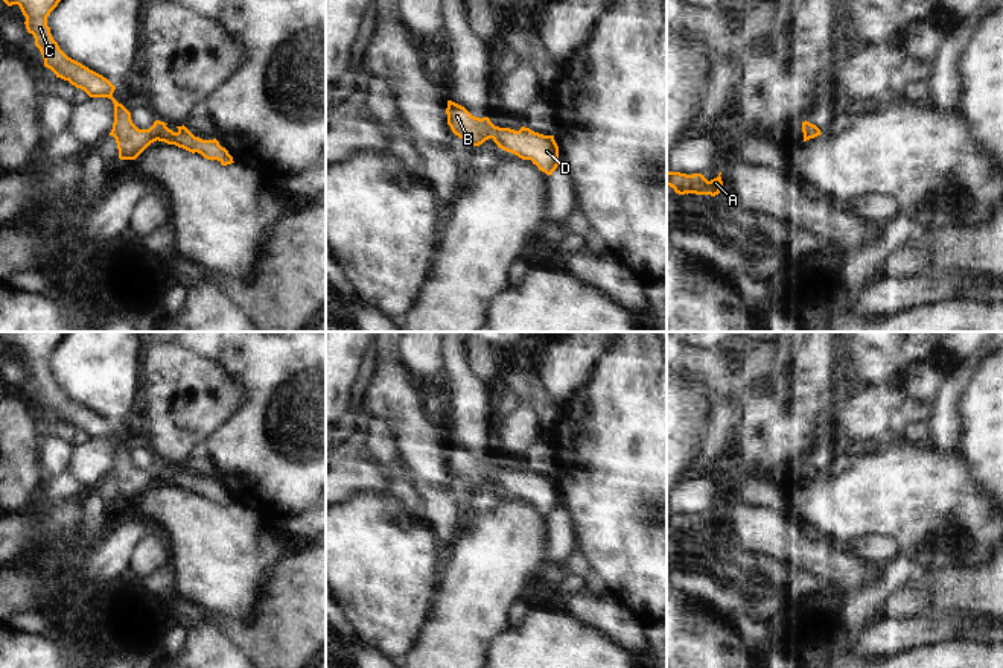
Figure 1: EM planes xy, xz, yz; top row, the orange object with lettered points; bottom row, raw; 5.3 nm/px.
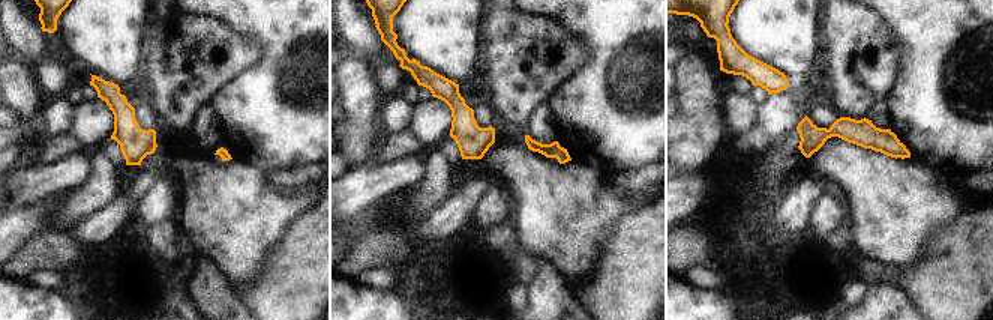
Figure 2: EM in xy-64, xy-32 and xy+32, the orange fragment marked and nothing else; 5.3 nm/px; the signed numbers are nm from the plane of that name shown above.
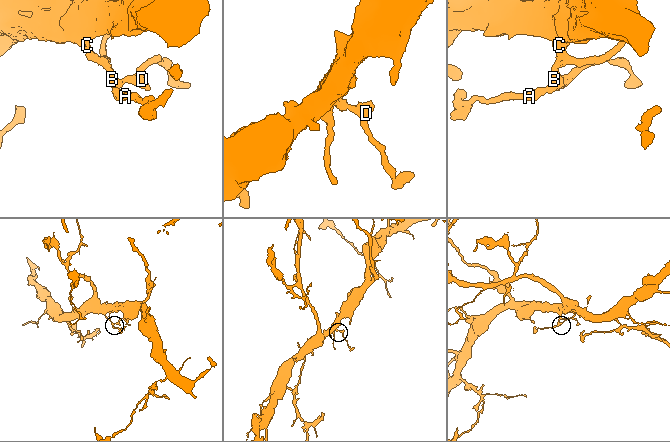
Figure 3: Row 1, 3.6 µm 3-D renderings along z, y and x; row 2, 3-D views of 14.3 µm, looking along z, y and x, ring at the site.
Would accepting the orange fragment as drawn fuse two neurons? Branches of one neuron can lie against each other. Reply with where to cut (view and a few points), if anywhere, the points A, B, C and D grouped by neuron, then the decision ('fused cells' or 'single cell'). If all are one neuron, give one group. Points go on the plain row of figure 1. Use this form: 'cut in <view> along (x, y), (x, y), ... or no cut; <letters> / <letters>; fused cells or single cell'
no cut; A B C D; single cell

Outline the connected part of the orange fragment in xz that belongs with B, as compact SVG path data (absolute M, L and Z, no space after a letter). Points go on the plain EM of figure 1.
M447 441L447 466L469 487L479 487L492 479L498 488L531 501L546 516L559 507L559 487L554 476L543 476L522 467L519 472L495 467L489 458L475 458L464 447Z

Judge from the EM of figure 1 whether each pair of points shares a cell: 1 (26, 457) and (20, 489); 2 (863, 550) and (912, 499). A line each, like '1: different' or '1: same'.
1: same
2: different

